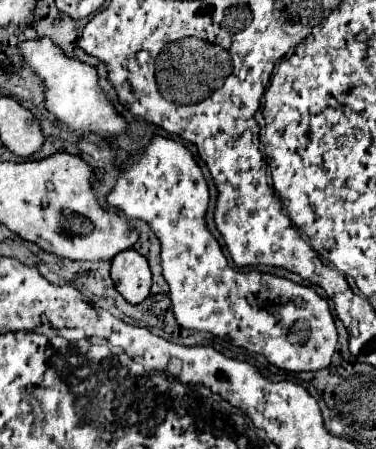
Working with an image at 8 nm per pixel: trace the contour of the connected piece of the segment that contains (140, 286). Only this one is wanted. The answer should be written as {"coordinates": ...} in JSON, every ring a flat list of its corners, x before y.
{"coordinates":[[133,249,117,253,111,261,111,279,115,289,129,303,141,303,151,289,151,271,147,259]]}

